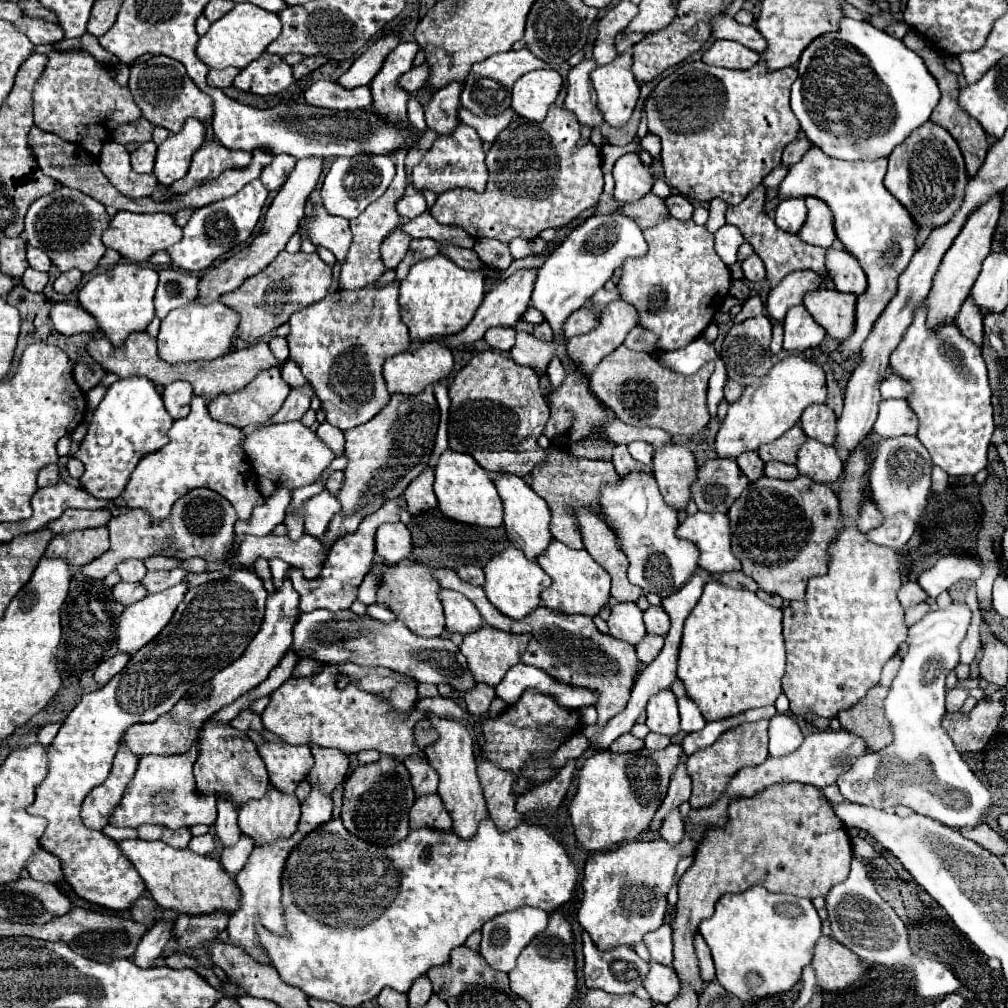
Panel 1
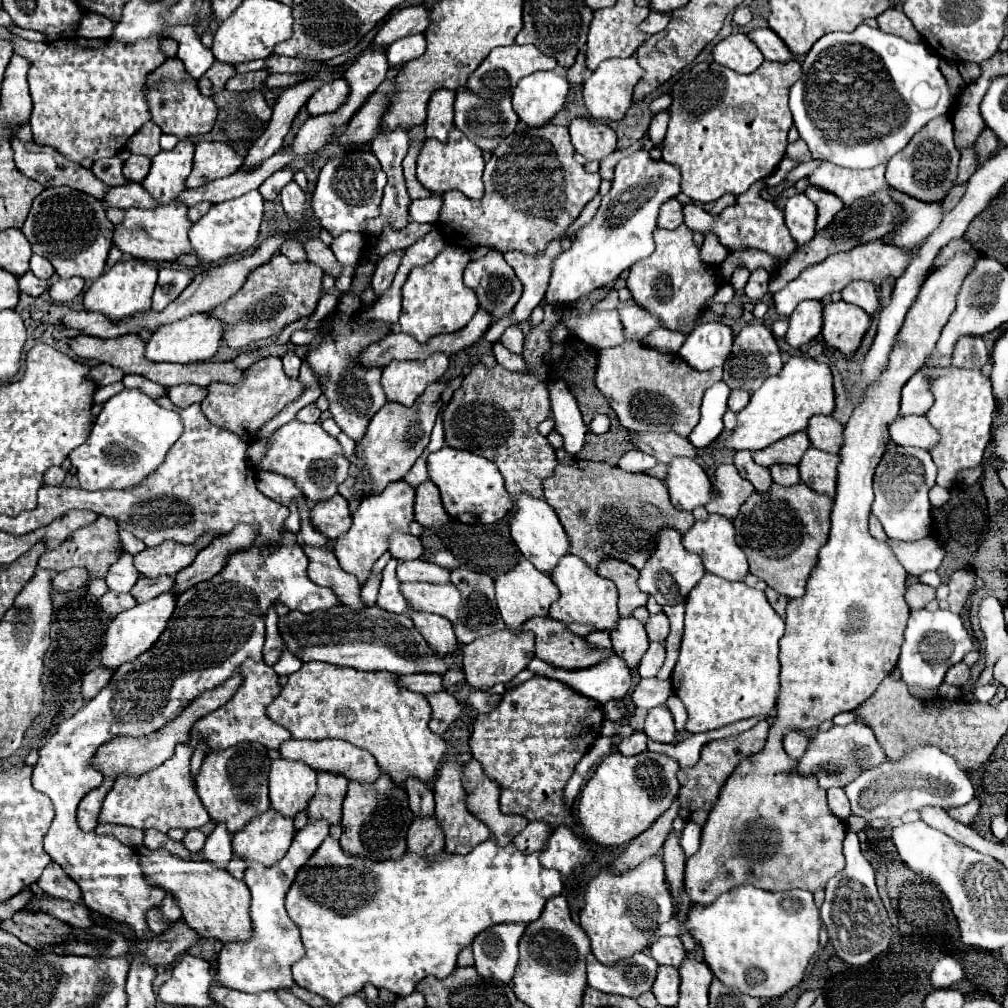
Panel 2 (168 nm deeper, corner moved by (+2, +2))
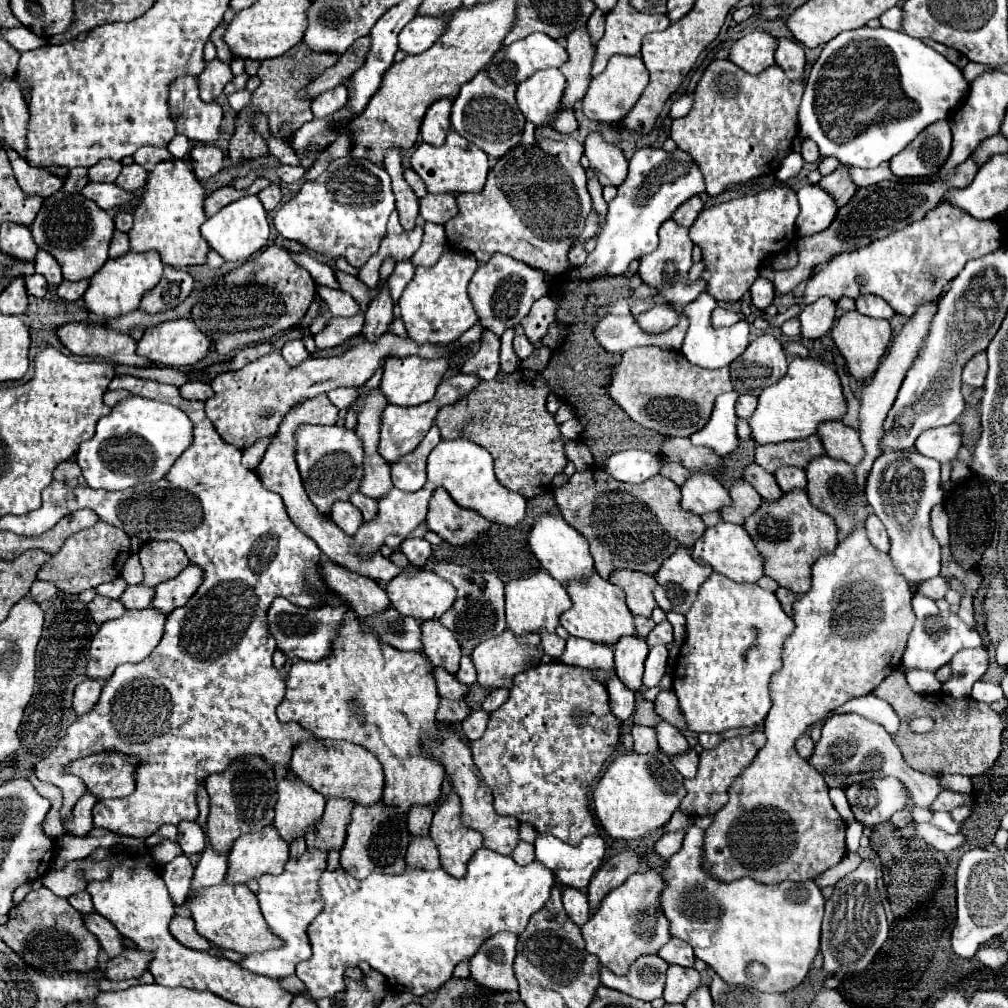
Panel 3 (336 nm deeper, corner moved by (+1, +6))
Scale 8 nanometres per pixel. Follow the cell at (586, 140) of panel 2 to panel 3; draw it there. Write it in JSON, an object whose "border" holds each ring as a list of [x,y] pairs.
{"border":[[[590,132],[584,140],[584,154],[590,160],[590,168],[598,174],[602,186],[618,186],[628,174],[628,160],[616,144],[608,144],[600,132]]]}

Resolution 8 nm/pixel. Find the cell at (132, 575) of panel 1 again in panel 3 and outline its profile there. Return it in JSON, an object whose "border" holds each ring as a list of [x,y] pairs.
{"border":[[[118,576],[116,580],[110,580],[110,582],[100,584],[100,586],[96,588],[96,592],[102,594],[102,596],[108,596],[108,598],[120,598],[122,592],[126,590],[126,586],[128,586],[126,580],[124,580],[122,576]]]}

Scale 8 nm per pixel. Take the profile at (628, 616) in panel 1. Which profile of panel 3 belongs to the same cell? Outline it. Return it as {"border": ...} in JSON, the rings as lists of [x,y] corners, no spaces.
{"border":[[[622,636],[614,644],[616,674],[632,692],[638,692],[642,688],[642,672],[646,656],[648,644],[640,636]]]}

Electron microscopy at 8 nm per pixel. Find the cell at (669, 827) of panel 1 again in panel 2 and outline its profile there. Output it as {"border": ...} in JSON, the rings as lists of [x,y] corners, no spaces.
{"border":[[[675,832],[669,834],[663,846],[663,864],[665,864],[665,874],[667,882],[671,886],[671,894],[677,900],[681,886],[683,886],[683,870],[685,870],[685,856],[679,846],[679,838]]]}

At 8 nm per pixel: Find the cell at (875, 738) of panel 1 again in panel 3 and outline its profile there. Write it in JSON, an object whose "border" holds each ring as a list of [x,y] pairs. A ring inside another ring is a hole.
{"border":[[[900,670],[890,672],[886,680],[880,682],[880,686],[876,686],[874,694],[886,700],[900,716],[900,730],[896,732],[894,742],[900,748],[906,764],[910,764],[914,770],[920,770],[924,774],[948,772],[948,774],[978,776],[984,774],[996,762],[1002,750],[1000,736],[1004,732],[1006,712],[996,712],[984,702],[976,702],[972,698],[952,700],[952,696],[944,694],[928,694],[928,696],[914,694],[908,688],[906,676]],[[918,716],[932,716],[936,720],[934,730],[926,734],[914,734],[908,728],[908,722]]]}

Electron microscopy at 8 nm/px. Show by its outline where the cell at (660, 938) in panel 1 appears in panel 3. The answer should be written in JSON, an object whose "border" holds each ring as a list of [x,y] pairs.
{"border":[[[670,938],[660,950],[658,956],[666,960],[668,964],[678,964],[678,966],[692,966],[694,964],[694,950],[680,938]]]}

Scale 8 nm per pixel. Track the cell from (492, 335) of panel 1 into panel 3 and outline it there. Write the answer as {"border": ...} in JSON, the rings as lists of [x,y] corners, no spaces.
{"border":[[[524,334],[514,336],[514,352],[516,352],[516,356],[518,356],[520,360],[528,358],[528,356],[532,354],[532,350],[534,350],[534,346],[530,344],[530,340],[528,340]]]}

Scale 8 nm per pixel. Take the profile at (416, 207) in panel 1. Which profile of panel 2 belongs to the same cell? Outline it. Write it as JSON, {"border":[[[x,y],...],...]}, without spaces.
{"border":[[[429,196],[423,200],[413,200],[409,206],[409,218],[421,224],[435,224],[441,212],[441,196]]]}

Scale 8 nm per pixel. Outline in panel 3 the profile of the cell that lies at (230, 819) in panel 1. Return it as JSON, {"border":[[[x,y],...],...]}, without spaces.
{"border":[[[208,844],[194,870],[194,880],[192,880],[190,892],[196,892],[196,888],[202,888],[202,886],[218,884],[220,880],[226,878],[226,872],[228,872],[228,854],[218,852]]]}

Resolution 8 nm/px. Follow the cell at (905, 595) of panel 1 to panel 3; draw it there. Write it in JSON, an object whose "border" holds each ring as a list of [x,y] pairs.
{"border":[[[936,576],[932,580],[924,580],[918,588],[916,588],[916,594],[922,594],[922,596],[928,596],[932,600],[938,600],[938,598],[944,598],[948,590],[948,584],[944,582],[942,576]]]}

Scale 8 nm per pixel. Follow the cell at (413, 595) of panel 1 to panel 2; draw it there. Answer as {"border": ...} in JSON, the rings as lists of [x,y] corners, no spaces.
{"border":[[[411,610],[409,614],[411,620],[415,622],[415,628],[425,636],[427,644],[431,644],[435,652],[439,652],[439,656],[447,652],[457,652],[459,644],[455,640],[453,626],[451,622],[447,622],[447,618],[441,618],[437,614],[427,614],[427,612],[415,612],[415,610]]]}

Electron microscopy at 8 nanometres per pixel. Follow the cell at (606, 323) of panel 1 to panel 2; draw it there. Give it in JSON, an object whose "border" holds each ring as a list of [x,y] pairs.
{"border":[[[625,304],[619,308],[619,316],[621,322],[625,326],[627,332],[627,340],[643,340],[647,334],[651,334],[653,330],[657,330],[661,326],[661,320],[647,312],[645,308],[637,306],[637,304]]]}

